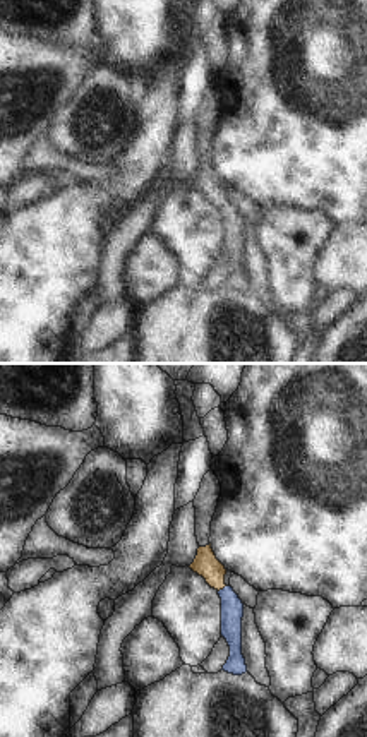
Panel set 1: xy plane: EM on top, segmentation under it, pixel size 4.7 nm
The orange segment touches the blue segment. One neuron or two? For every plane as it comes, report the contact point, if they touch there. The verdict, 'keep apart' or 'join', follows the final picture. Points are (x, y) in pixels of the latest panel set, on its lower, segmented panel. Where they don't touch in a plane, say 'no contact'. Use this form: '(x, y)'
(222, 588)

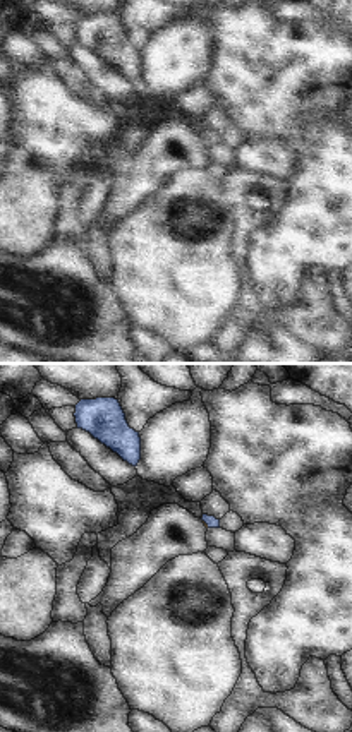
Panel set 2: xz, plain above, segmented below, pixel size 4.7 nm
(205, 523)

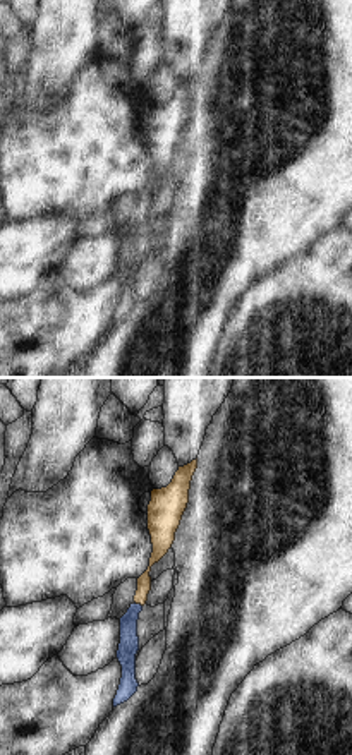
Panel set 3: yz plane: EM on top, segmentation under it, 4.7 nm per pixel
(138, 603)

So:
join

